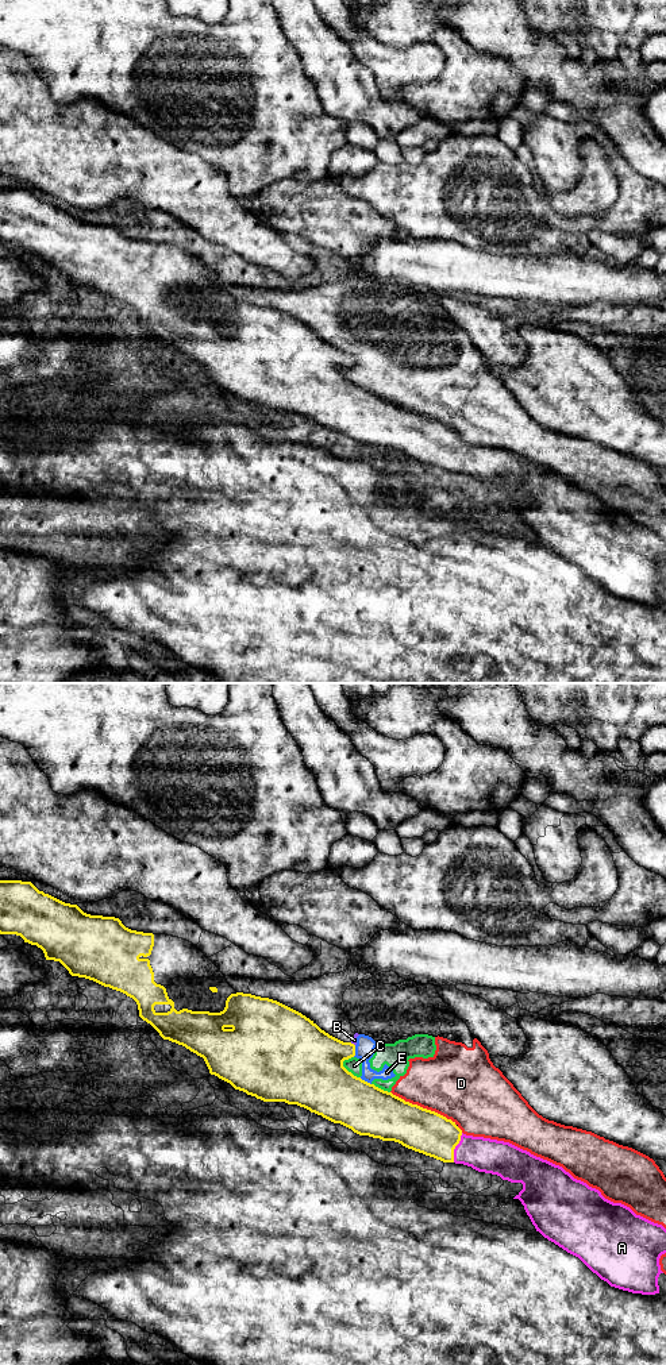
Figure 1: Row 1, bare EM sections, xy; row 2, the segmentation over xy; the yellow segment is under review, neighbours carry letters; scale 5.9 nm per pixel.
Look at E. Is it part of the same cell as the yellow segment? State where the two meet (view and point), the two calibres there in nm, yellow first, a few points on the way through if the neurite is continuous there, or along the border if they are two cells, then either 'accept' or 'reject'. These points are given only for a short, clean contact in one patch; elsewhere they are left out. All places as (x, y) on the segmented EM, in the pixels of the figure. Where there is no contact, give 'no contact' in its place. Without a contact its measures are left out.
meets yellow in xy at (354, 1051); 360 nm thick on the yellow side, 120 nm on the other; reject

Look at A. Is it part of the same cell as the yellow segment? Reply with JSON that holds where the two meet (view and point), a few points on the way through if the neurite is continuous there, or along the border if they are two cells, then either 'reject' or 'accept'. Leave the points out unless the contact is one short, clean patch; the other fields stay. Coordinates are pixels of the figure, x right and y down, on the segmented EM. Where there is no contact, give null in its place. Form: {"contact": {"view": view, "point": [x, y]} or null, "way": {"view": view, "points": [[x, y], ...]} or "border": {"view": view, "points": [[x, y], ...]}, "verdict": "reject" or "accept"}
{"contact": {"view": "xy", "point": [454, 1148]}, "way": {"view": "xy", "points": [[419, 1129], [442, 1138], [454, 1148], [484, 1155]]}, "verdict": "accept"}

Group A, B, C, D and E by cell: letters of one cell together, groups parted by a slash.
A / B C D E

